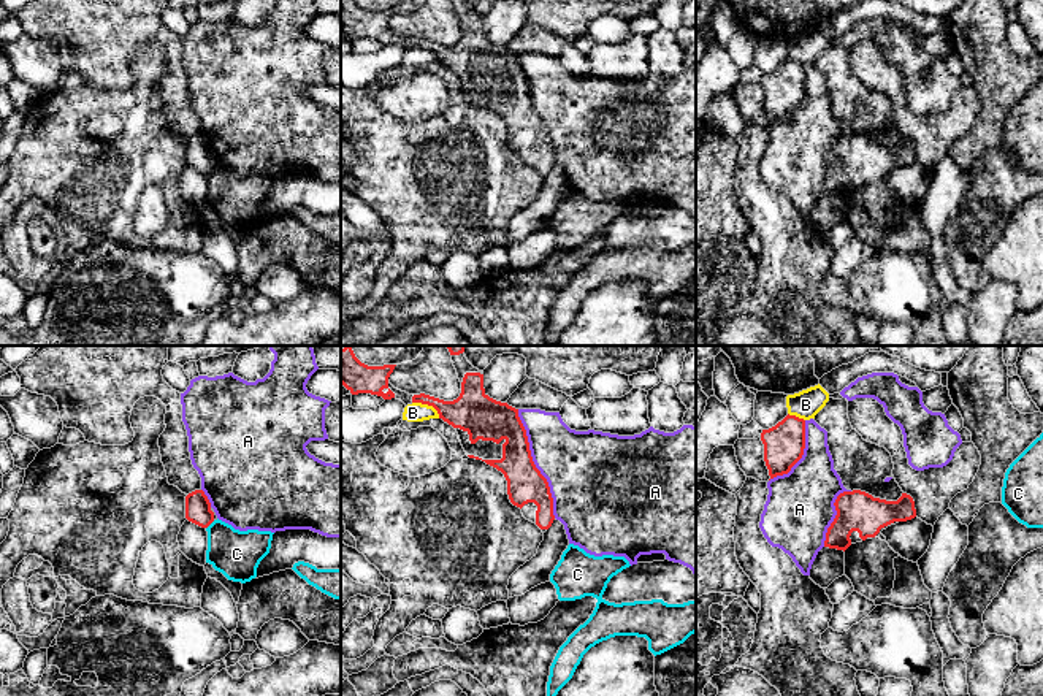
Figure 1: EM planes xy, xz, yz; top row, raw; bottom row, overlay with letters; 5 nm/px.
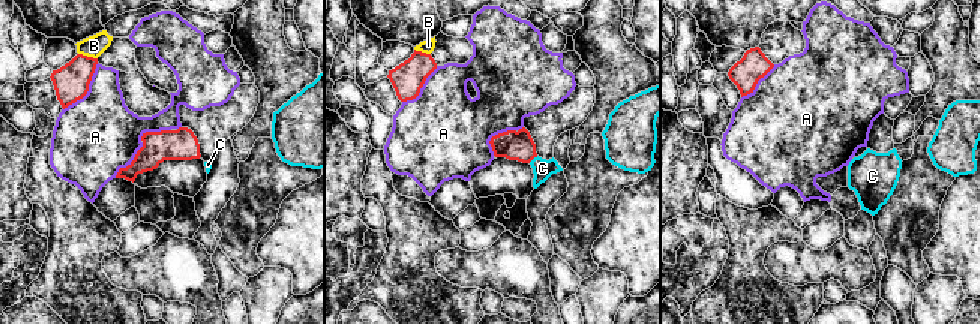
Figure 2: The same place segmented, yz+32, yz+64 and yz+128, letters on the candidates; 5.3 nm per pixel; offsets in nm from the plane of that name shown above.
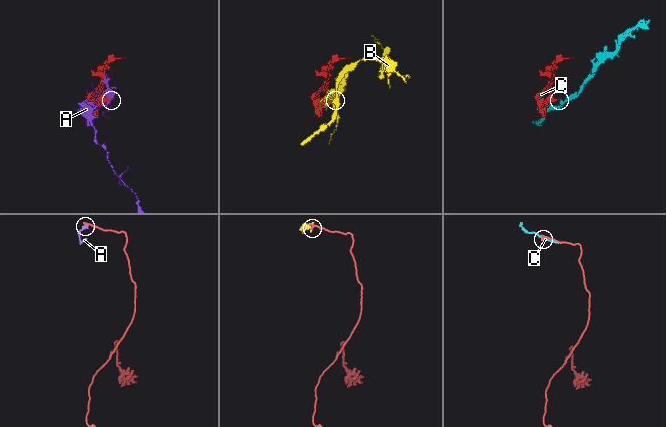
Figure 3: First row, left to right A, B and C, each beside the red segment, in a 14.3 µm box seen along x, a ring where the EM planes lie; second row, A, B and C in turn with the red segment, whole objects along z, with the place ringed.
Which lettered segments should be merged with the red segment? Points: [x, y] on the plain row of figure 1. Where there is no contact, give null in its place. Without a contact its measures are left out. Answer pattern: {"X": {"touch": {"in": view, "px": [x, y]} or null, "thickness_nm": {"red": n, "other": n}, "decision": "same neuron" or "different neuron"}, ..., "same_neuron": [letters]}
{"A": {"touch": {"in": "xz", "px": [533, 108]}, "thickness_nm": {"red": 190, "other": 380}, "decision": "different neuron"}, "B": {"touch": {"in": "xz", "px": [428, 49]}, "thickness_nm": {"red": 220, "other": 100}, "decision": "different neuron"}, "C": {"touch": {"in": "xy", "px": [210, 168]}, "thickness_nm": {"red": 130, "other": 240}, "decision": "different neuron"}, "same_neuron": []}

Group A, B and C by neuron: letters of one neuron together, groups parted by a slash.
A / B / C

